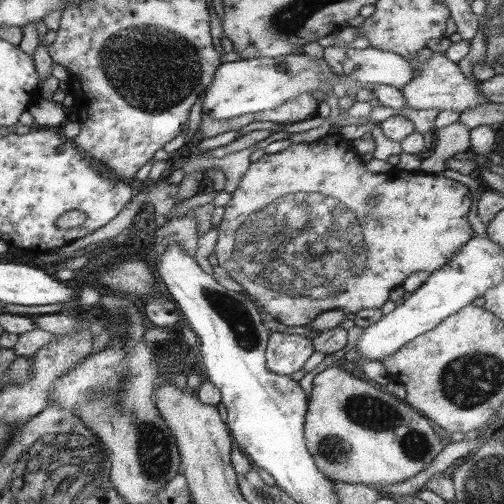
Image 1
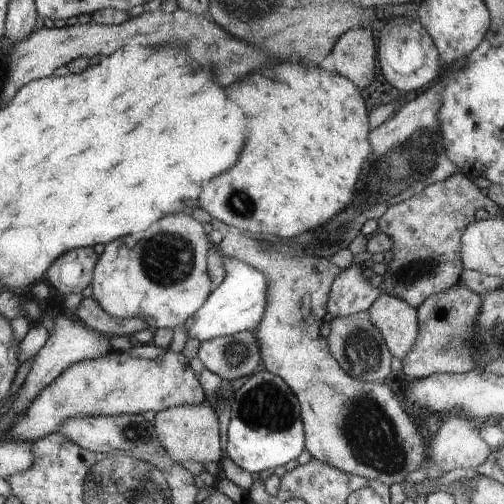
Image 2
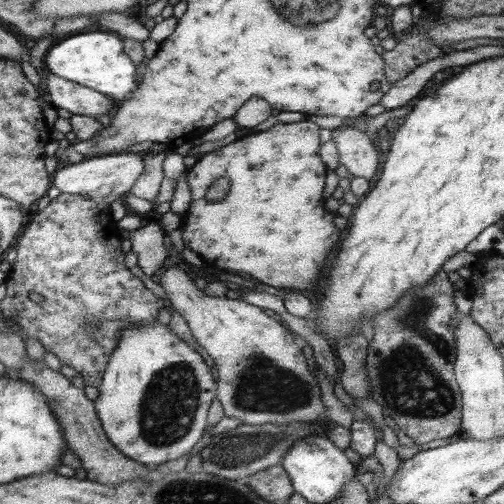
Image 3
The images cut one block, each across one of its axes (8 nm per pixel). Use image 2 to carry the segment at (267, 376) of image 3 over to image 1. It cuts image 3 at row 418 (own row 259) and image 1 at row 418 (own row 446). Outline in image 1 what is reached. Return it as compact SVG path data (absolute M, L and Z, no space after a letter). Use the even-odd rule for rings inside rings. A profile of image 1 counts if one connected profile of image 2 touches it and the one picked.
M331 366L315 374L313 390L309 398L309 410L305 414L303 436L305 436L307 450L313 456L313 464L325 480L361 484L377 490L417 476L443 450L439 438L435 436L429 420L423 414L415 412L409 404L405 404L397 396L389 392L381 392L367 382L361 382L357 376L345 372L341 366L339 368Z

